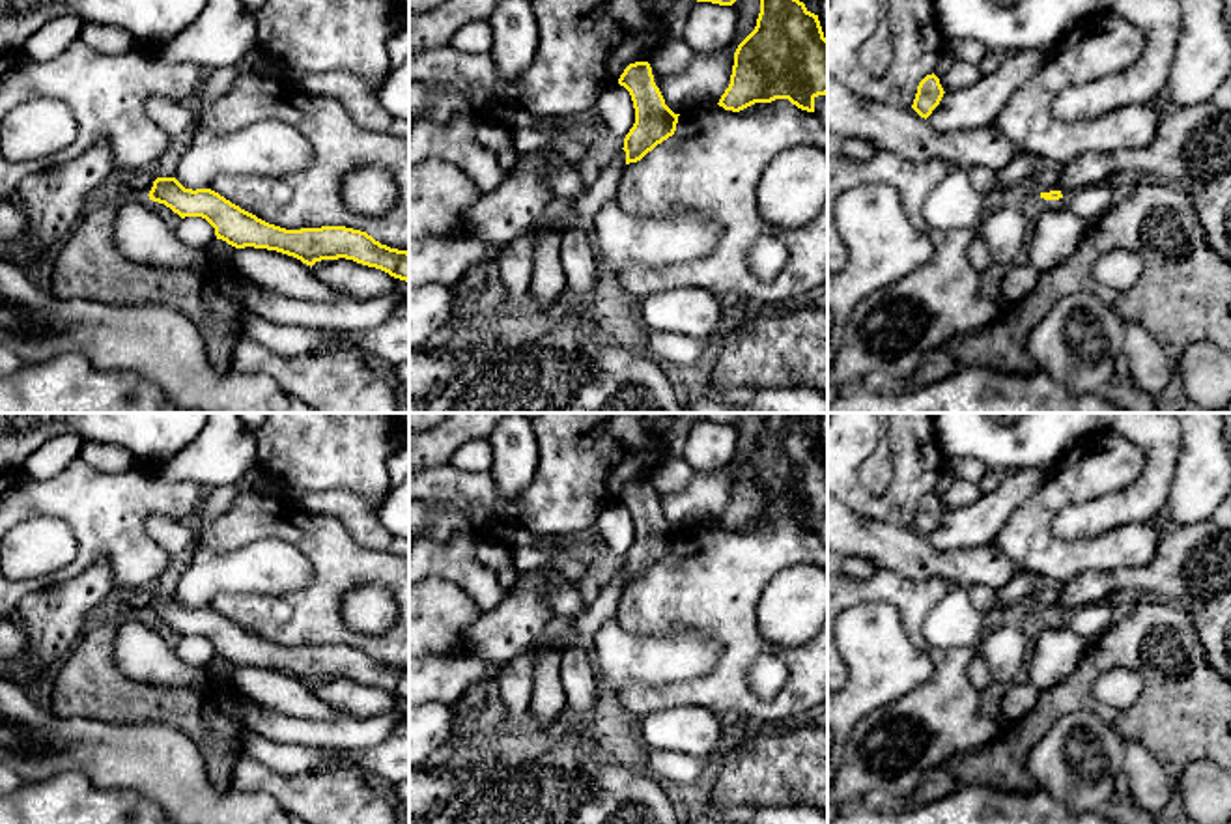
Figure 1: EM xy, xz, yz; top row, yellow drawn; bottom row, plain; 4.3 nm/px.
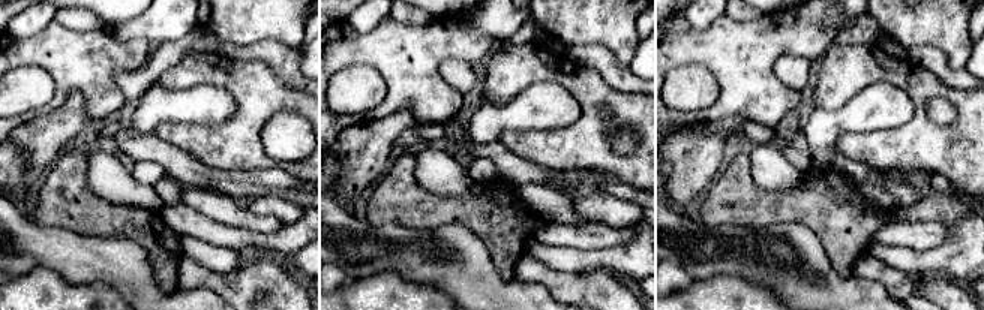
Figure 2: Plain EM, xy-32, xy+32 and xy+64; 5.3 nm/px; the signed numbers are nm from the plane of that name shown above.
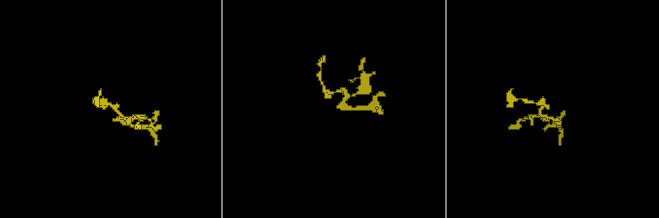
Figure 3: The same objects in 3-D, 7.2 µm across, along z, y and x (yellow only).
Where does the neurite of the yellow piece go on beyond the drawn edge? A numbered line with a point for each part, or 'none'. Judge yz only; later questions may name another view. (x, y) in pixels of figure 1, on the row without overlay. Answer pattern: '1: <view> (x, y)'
1: yz (1192, 565)

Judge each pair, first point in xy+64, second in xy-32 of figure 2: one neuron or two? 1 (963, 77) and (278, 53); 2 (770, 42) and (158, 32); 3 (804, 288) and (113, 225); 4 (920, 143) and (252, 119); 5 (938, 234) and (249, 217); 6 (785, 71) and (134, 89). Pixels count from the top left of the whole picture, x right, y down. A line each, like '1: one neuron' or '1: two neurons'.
1: one neuron
2: two neurons
3: two neurons
4: one neuron
5: two neurons
6: one neuron

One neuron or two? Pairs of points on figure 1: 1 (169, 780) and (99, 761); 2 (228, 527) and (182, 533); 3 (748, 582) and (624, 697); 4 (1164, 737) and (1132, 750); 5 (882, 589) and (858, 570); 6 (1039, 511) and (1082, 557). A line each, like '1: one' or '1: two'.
1: one
2: two
3: one
4: two
5: two
6: one

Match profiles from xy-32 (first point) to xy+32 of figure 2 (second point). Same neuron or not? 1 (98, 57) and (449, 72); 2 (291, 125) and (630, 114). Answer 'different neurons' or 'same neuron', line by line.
1: different neurons
2: different neurons

